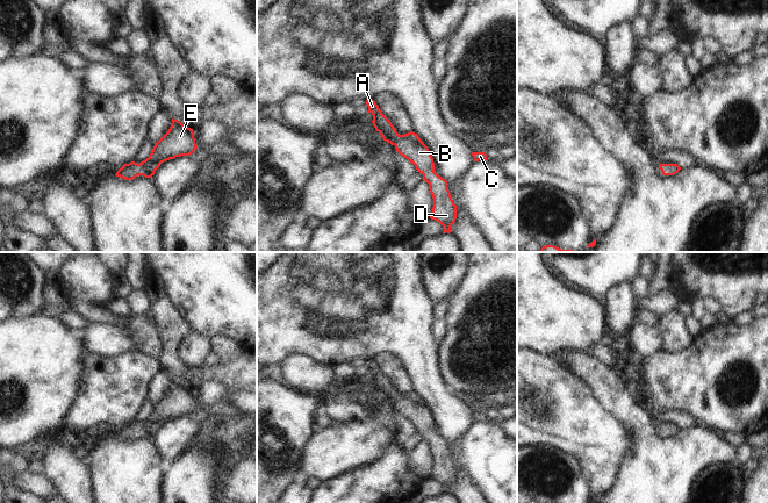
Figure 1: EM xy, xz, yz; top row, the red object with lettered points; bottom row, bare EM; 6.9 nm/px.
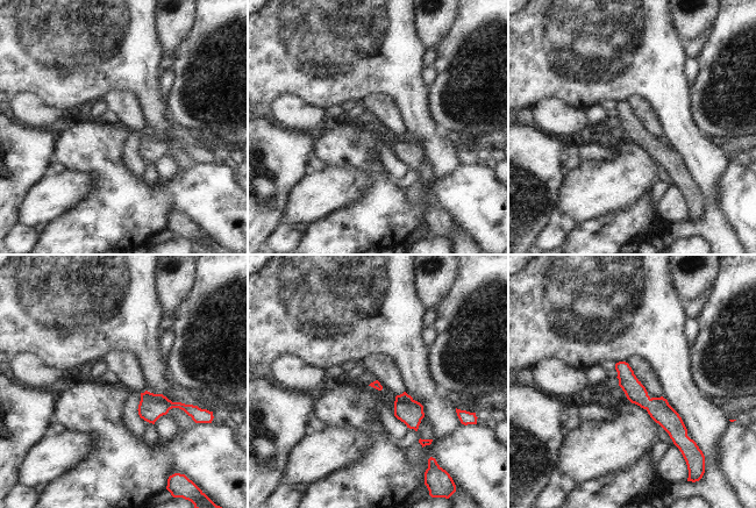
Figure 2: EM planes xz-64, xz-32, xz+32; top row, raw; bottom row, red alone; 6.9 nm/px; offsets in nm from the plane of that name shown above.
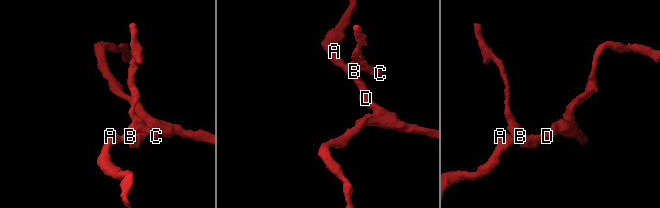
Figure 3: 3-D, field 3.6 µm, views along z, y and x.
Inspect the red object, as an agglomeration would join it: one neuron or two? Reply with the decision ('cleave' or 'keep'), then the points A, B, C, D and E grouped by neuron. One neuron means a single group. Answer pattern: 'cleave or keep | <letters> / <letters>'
keep | A B C D E

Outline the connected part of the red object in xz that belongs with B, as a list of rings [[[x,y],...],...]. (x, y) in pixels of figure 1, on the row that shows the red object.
[[[366,100],[365,103],[368,107],[368,113],[373,115],[372,123],[383,141],[394,145],[396,151],[412,163],[417,172],[423,174],[423,180],[429,184],[429,189],[433,199],[430,218],[444,227],[443,233],[450,233],[451,227],[457,218],[457,206],[450,194],[447,181],[435,172],[433,158],[428,146],[412,131],[399,135],[374,100]]]

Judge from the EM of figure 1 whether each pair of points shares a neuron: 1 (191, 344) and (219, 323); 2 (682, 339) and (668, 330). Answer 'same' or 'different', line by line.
1: different
2: same

